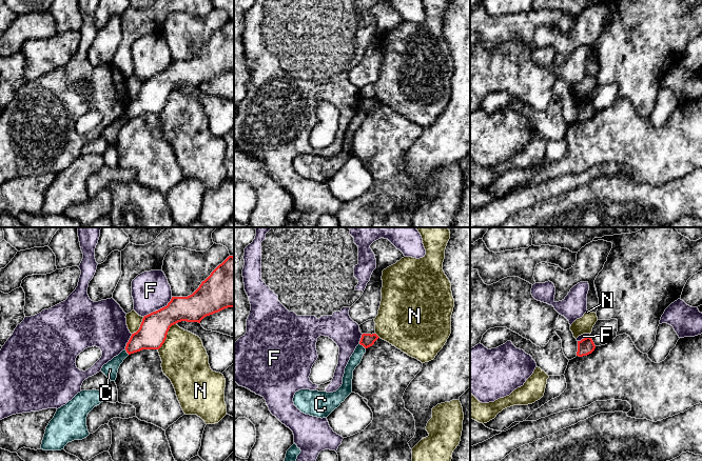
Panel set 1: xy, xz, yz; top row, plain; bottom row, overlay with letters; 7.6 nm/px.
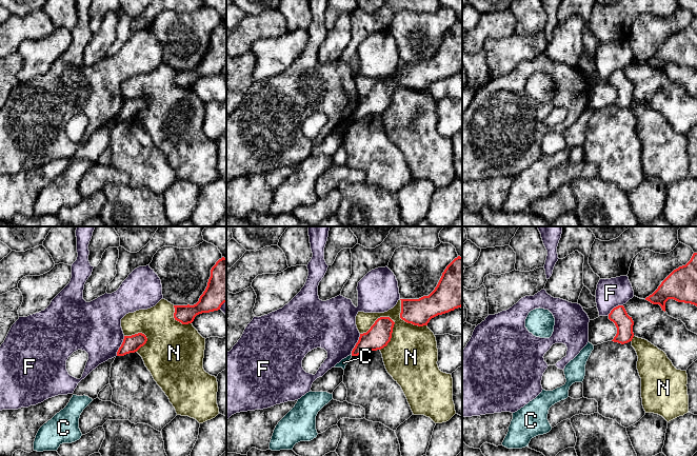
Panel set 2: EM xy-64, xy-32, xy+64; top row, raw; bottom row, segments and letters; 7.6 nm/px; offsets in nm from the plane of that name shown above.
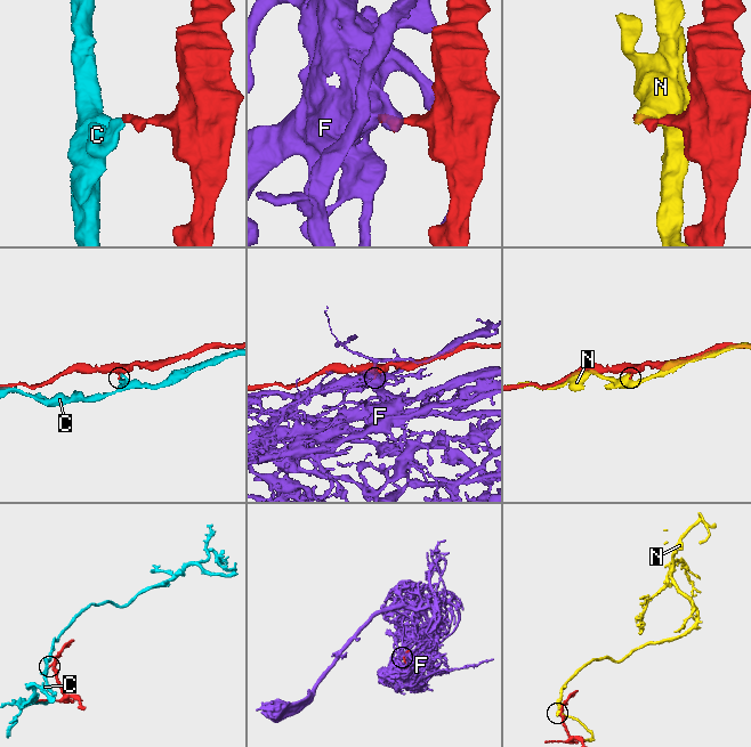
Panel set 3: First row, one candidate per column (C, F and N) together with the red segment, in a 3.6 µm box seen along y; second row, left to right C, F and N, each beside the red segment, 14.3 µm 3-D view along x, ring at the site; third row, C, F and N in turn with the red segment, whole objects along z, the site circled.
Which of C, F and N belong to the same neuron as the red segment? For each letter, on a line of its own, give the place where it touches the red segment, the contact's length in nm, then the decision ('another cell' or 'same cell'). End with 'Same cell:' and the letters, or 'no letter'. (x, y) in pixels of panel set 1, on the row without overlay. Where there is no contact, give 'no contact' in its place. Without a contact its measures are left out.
C: meets red in xz at (363, 109); contact 60 nm long; another cell
F: meets red in xy at (158, 74); contact 280 nm long; another cell
N: meets red in xy at (166, 100); contact 240 nm long; another cell
Same cell: no letter

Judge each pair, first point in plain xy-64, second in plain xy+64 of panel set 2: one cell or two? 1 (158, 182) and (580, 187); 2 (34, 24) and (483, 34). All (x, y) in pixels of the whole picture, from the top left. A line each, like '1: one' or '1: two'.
1: two
2: one

